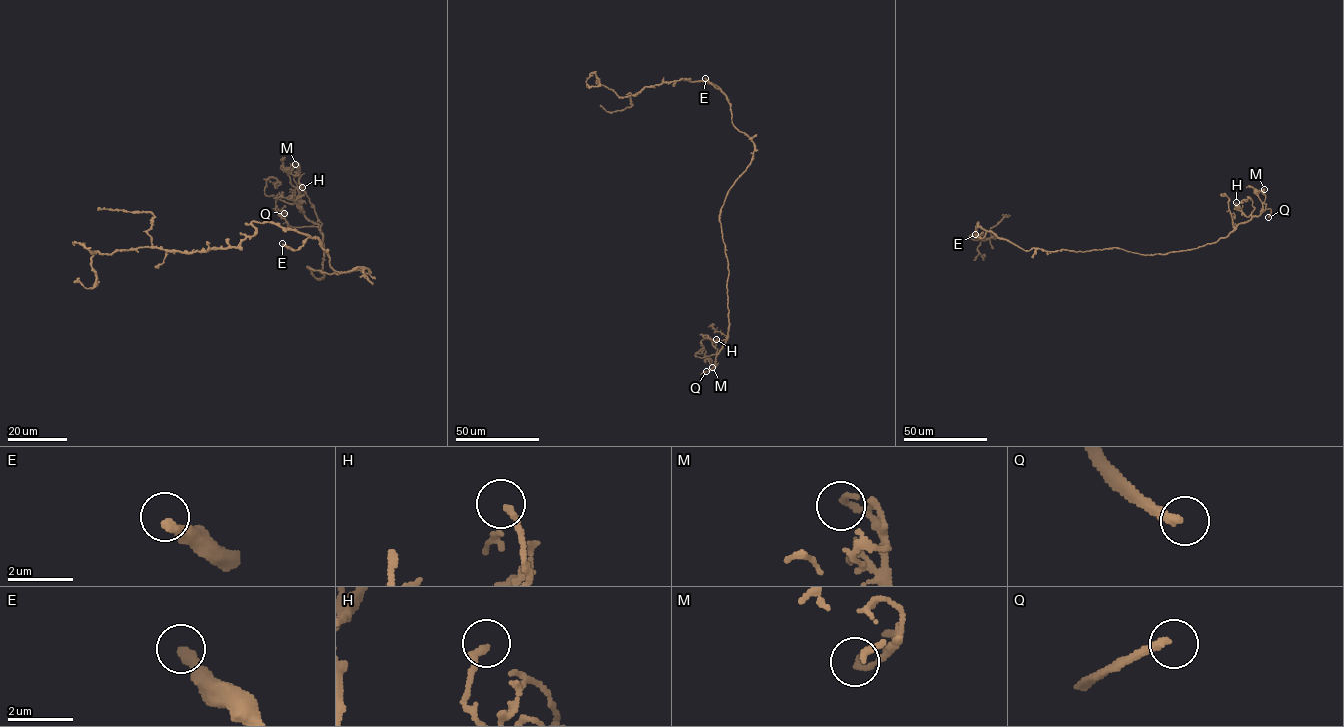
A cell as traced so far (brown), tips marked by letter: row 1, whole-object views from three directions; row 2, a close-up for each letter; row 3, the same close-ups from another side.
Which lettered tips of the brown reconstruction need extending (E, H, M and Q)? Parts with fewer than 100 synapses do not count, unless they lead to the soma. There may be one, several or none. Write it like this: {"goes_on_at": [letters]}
{"goes_on_at": ["Q"]}

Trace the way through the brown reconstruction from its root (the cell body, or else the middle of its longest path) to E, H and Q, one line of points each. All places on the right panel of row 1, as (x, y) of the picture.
E: (1058, 250), (1032, 248), (1025, 251), (991, 231), (986, 231), (982, 238), (975, 234)
H: (1058, 250), (1119, 248), (1153, 255), (1197, 248), (1226, 237), (1239, 224), (1251, 218), (1237, 208), (1236, 202)
Q: (1058, 250), (1119, 248), (1141, 254), (1166, 254), (1215, 243), (1239, 224), (1269, 208), (1268, 217)

